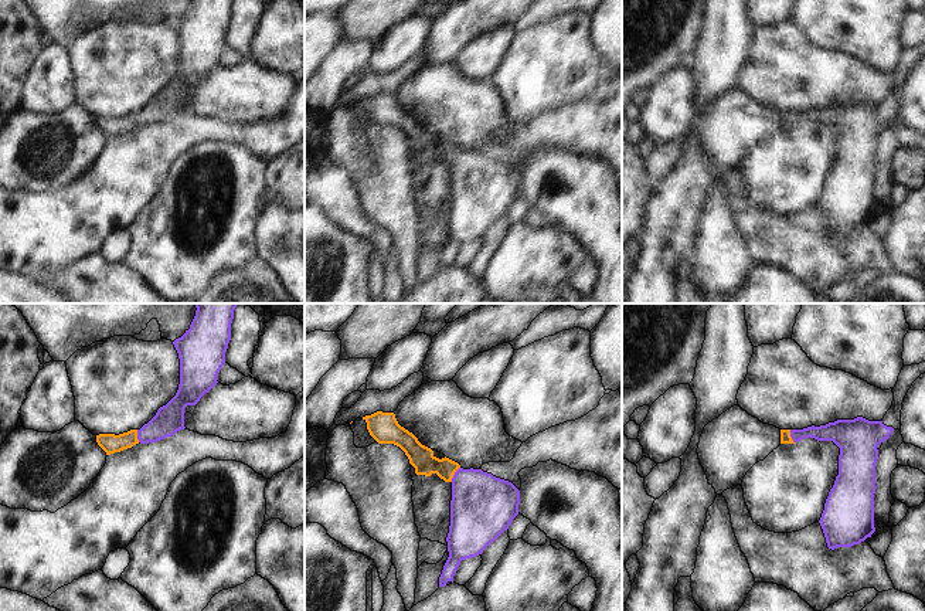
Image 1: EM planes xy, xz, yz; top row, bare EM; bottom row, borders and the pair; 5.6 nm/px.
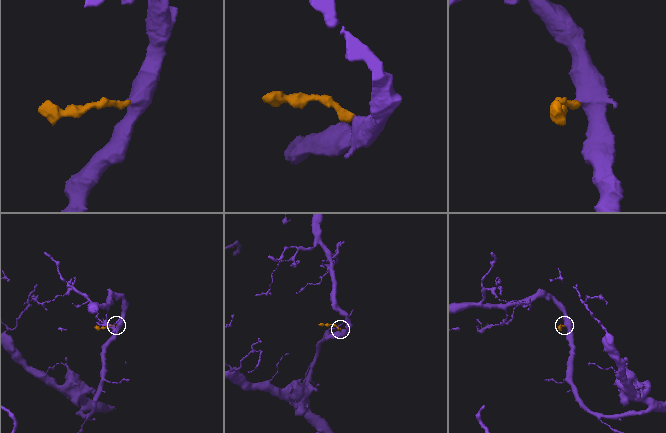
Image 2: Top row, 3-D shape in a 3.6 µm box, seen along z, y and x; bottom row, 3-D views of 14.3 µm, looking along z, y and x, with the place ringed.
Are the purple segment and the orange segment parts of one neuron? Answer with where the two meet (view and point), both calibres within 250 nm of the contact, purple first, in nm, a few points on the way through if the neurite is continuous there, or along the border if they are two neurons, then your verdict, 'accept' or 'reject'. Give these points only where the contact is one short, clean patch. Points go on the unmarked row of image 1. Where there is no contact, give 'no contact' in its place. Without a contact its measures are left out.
xz (455, 156) | 360/140 nm | across xz (483, 189), (455, 156), (428, 146), (421, 139) | accept

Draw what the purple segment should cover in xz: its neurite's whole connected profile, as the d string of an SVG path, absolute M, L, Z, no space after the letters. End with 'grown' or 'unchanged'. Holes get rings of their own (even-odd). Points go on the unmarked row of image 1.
M377 94L363 102L378 126L394 126L405 135L416 157L436 156L452 166L450 208L446 220L449 240L439 259L439 269L453 265L462 242L482 237L509 211L518 197L520 173L511 164L482 152L463 152L446 139L436 140L431 130L398 106L394 95Z | grown

